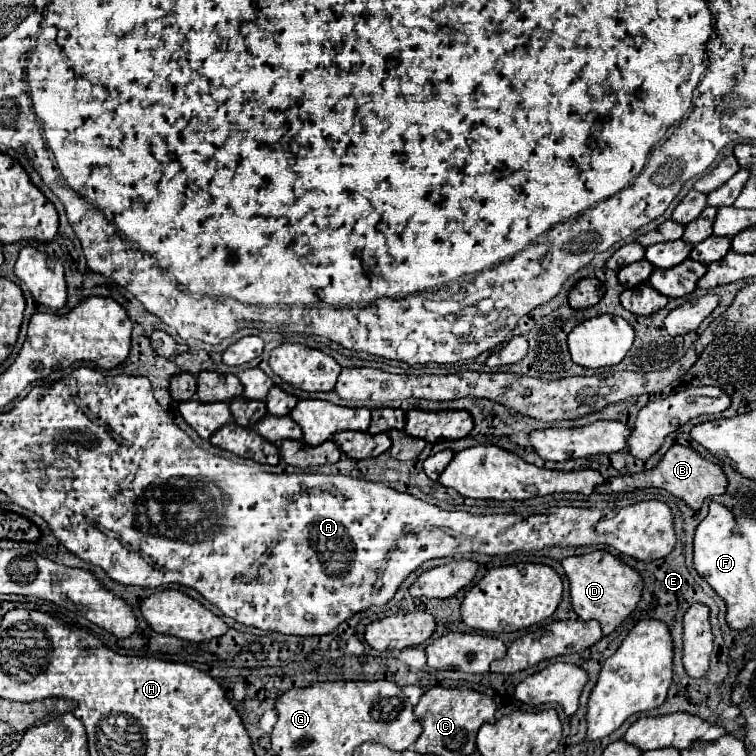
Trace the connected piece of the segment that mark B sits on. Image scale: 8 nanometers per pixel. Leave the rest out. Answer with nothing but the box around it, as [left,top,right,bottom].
[596,444,726,510]

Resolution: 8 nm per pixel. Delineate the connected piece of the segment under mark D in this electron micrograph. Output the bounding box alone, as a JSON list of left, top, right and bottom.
[560,550,642,636]

